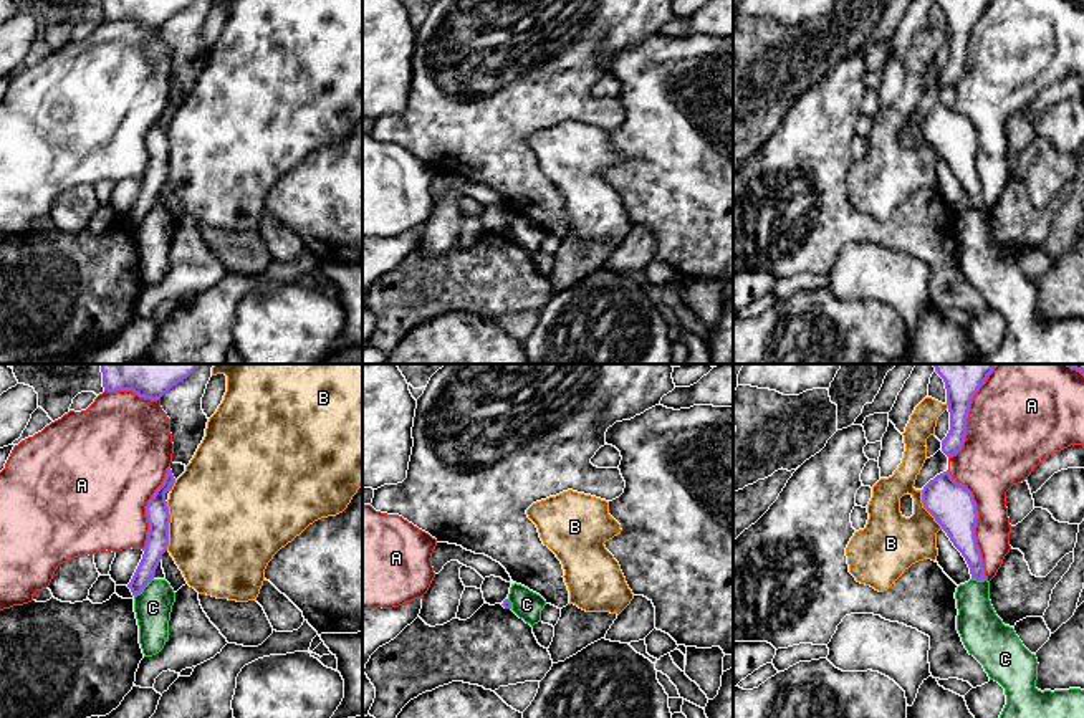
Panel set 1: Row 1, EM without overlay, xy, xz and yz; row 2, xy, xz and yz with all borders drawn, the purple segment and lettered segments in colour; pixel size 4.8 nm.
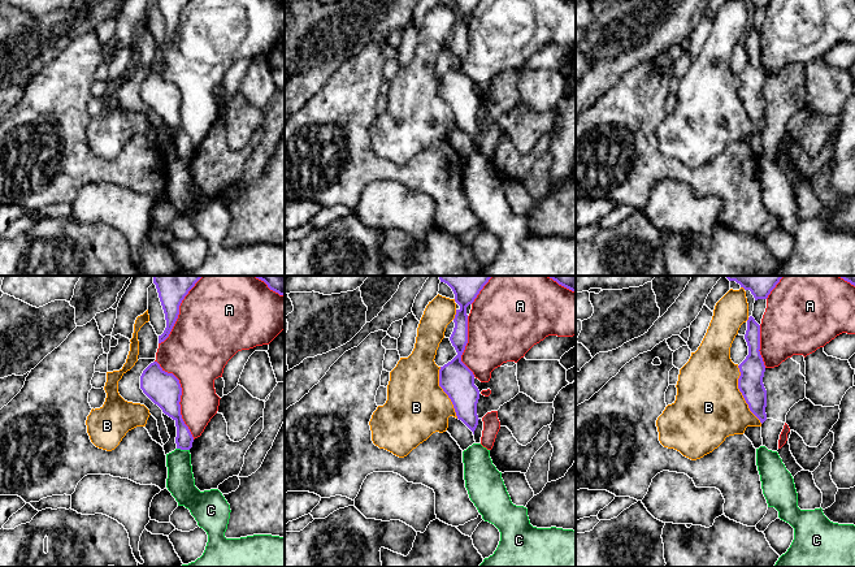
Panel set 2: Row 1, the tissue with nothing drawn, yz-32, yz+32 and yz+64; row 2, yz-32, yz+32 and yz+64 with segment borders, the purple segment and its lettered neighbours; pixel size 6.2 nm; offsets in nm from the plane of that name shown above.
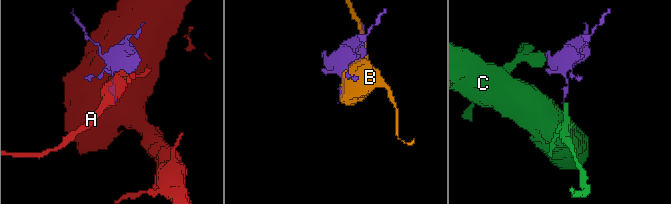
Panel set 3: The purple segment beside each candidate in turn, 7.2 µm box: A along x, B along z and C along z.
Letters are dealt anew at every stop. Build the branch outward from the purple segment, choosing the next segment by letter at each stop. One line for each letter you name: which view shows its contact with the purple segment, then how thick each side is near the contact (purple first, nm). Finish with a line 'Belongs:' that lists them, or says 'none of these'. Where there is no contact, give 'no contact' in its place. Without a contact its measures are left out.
Belongs: none of these

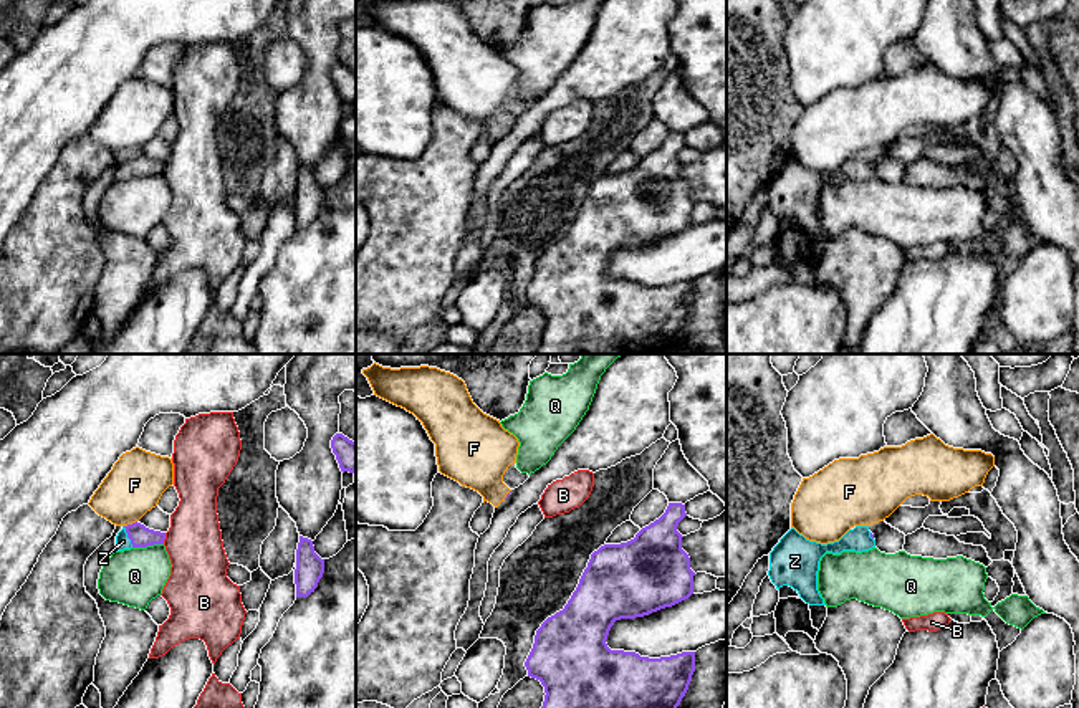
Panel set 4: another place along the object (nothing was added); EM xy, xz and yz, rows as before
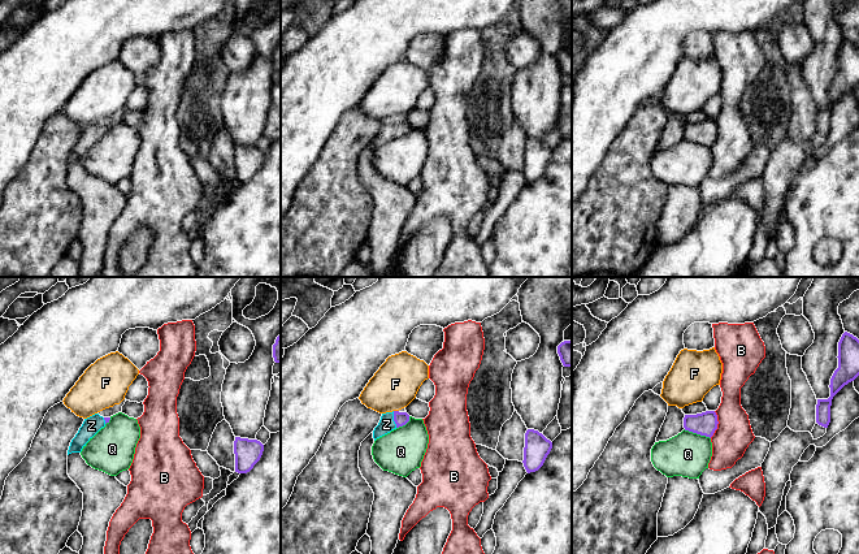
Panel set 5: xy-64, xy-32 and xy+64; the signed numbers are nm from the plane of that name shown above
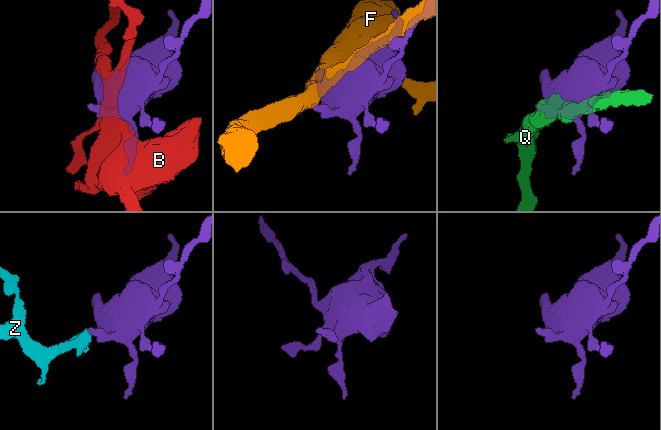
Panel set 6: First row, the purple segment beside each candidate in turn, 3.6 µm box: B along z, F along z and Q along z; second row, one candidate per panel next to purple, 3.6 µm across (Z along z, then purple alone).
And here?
Z: xy | 110/70 nm
Belongs: Z

